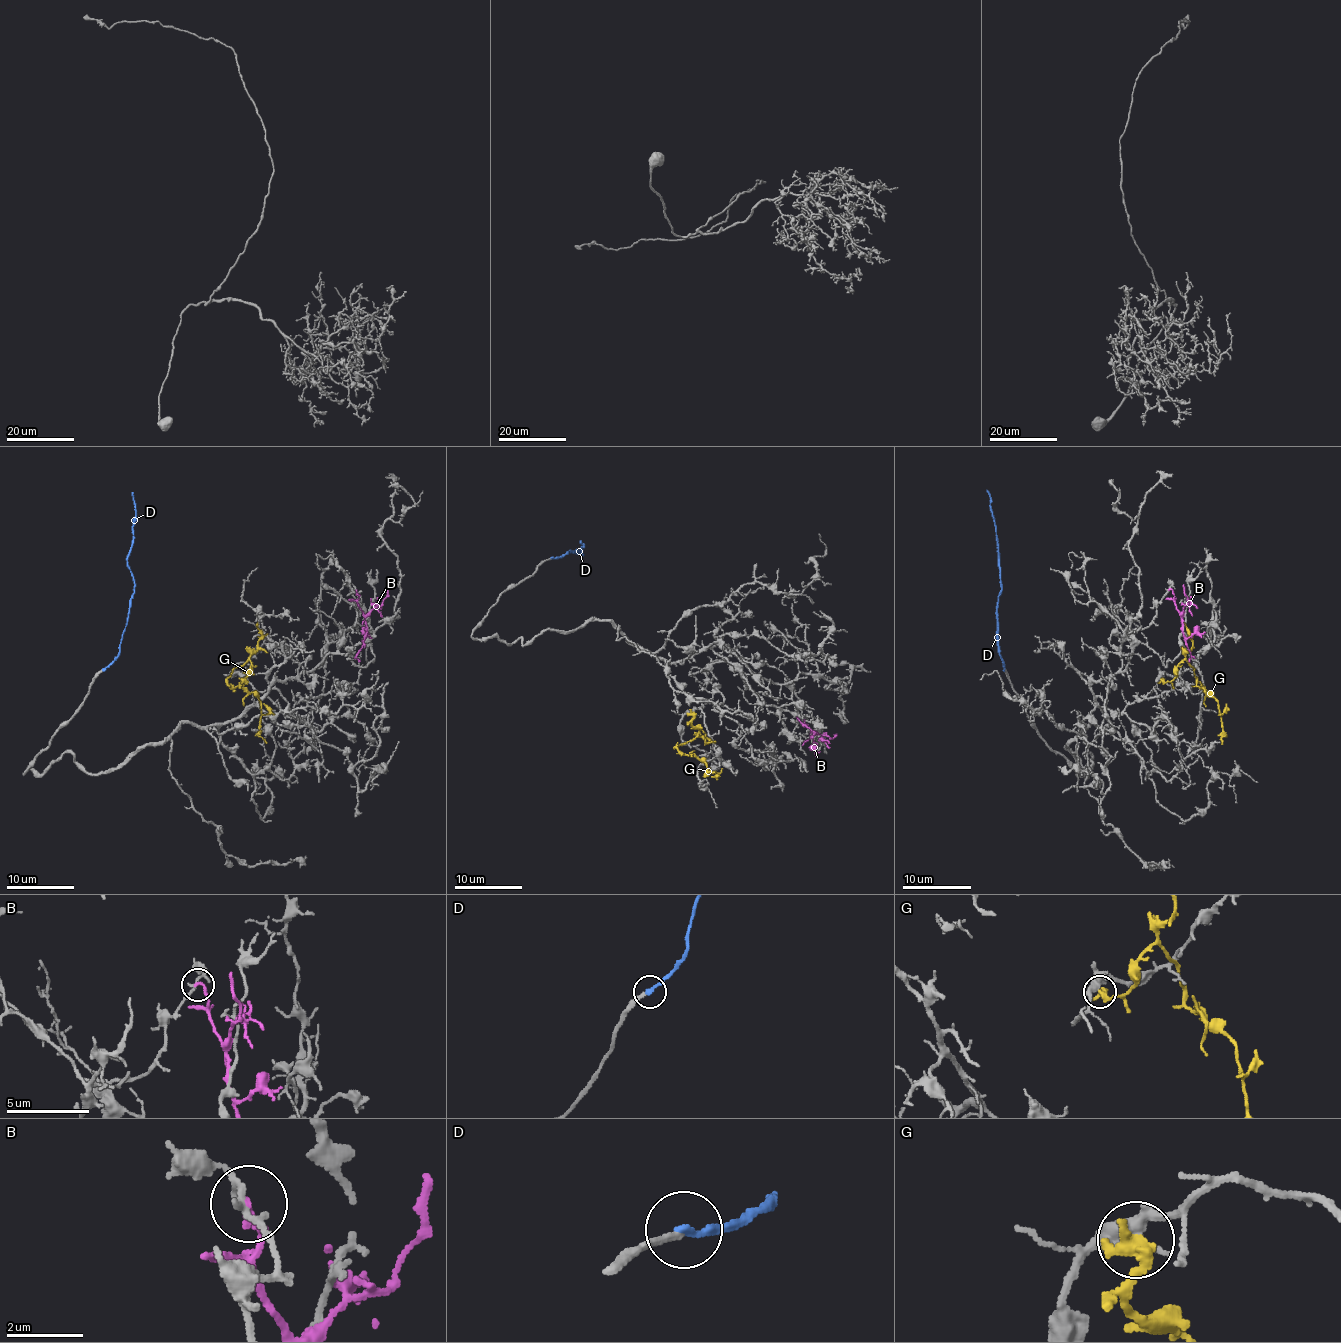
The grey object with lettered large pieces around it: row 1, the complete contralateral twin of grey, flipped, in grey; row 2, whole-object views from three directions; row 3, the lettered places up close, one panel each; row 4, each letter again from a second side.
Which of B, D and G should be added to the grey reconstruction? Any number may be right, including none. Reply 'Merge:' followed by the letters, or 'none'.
Merge: none

